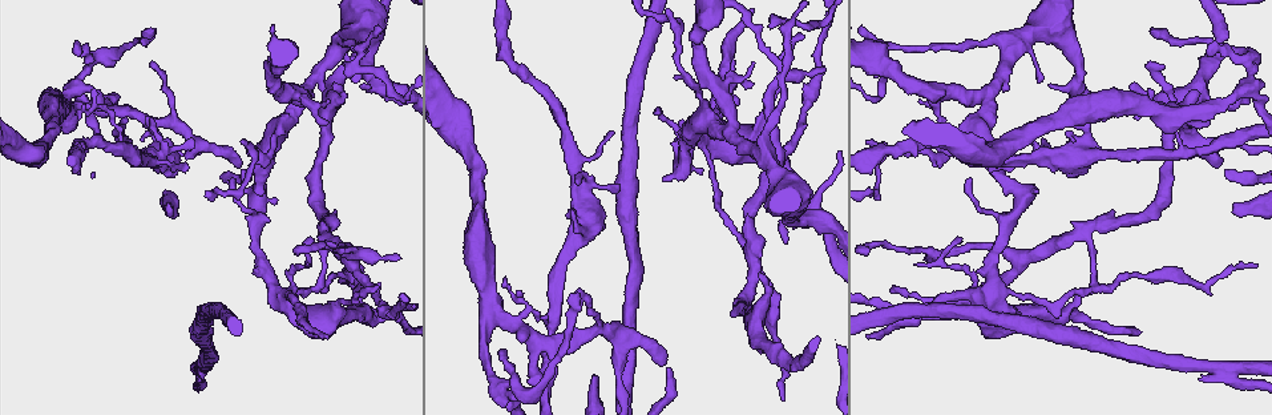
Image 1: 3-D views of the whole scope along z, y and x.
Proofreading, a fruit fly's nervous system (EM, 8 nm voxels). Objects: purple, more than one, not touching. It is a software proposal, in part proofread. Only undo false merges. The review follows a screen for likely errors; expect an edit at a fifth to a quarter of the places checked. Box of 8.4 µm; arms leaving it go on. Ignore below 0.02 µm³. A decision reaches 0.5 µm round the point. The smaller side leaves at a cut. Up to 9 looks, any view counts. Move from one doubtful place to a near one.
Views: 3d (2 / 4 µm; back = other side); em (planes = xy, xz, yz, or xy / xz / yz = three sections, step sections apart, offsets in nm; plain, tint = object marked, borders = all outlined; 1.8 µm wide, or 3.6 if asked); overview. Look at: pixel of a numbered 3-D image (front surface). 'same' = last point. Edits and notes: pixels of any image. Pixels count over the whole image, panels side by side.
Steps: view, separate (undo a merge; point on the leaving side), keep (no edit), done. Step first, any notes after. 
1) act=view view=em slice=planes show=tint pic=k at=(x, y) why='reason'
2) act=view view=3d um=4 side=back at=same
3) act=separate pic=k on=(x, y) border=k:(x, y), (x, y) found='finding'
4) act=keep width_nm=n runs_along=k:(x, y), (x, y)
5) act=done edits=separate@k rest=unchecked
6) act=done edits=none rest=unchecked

act=view view=3d um=4 side=back pic=1 at=(991, 288) why='calibre changes'

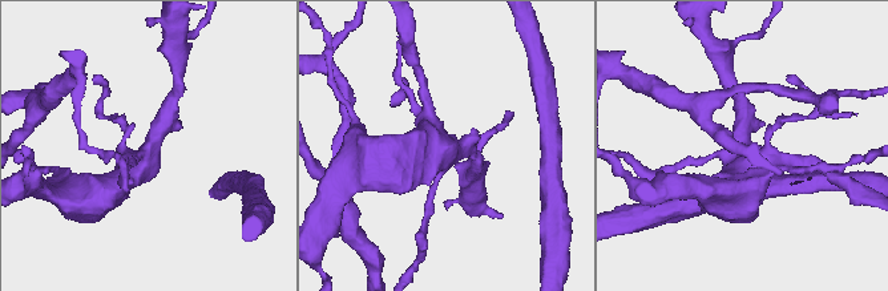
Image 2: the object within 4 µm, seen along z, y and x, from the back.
act=view view=em slice=xz step=16 show=tint pic=2 at=(151, 154)

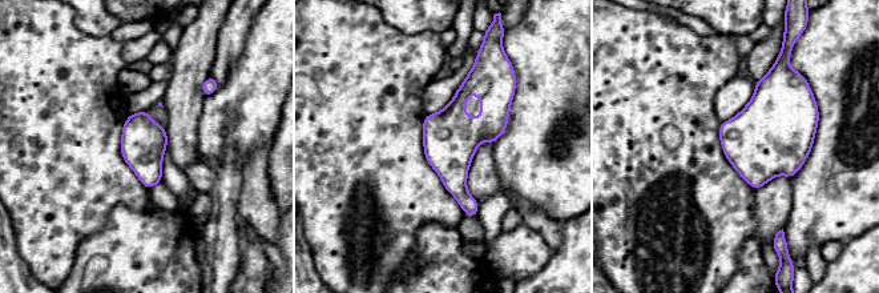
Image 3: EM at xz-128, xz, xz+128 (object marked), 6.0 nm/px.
act=view view=em slice=planes show=tint at=same

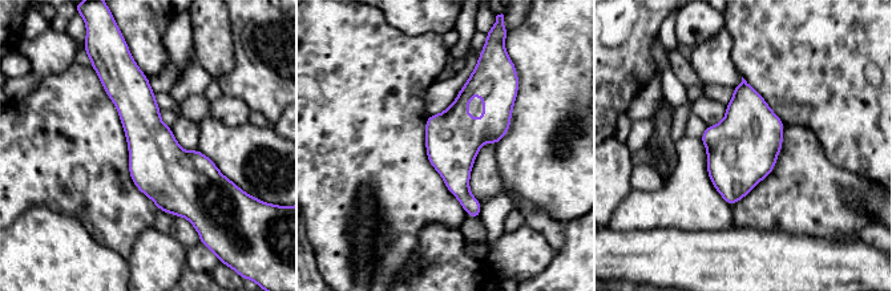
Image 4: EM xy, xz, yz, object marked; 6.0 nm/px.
act=keep found='continuous, no second neuron'

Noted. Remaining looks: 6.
act=view view=em slice=planes show=tint pic=1 at=(743, 238) why='two arms in line, one across'

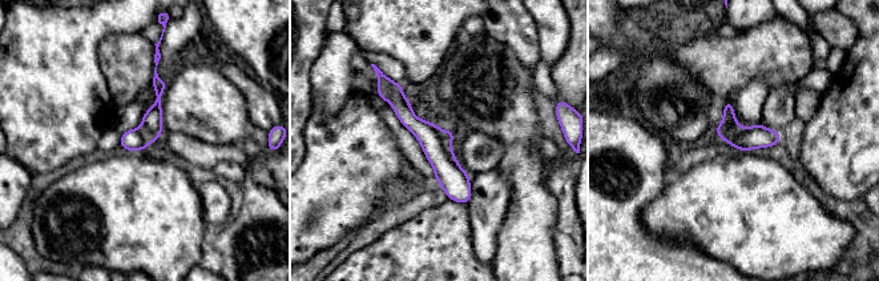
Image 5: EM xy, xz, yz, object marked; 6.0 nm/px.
act=separate pic=5 on=(729, 124) part_leaving=5:(157, 80), (152, 136) found='a second neuron is stuck on'

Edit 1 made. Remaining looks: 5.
act=view view=overview why='redraw'

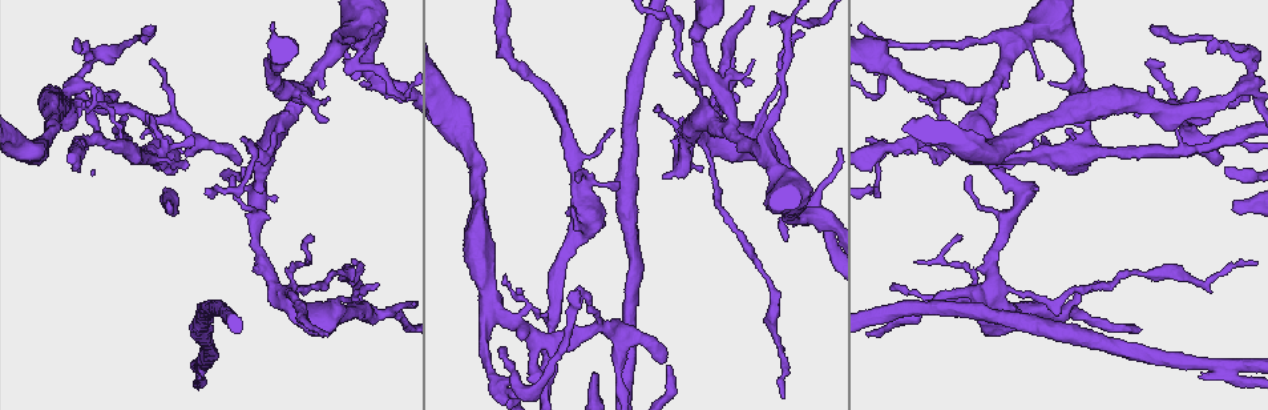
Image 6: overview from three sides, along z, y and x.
act=view view=3d um=4 pic=6 at=(627, 373) why='arms run side by side'

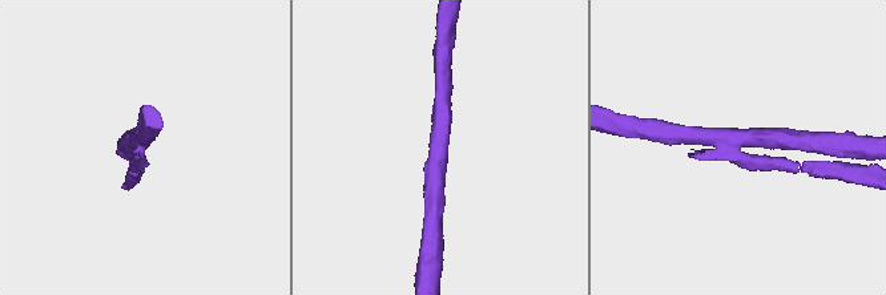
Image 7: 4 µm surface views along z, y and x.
act=view view=em slice=planes show=tint pic=7 at=(437, 149) arms=3 arm_widths_nm=180,240,260 why='shape alone is not enough'

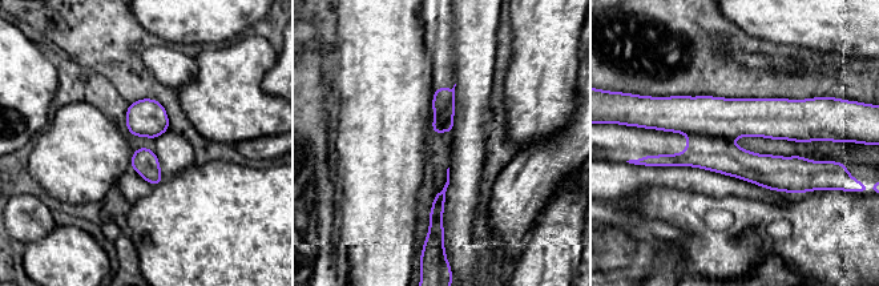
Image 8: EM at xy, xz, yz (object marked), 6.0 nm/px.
act=separate pic=8 on=(716, 154) width_nm=120 part_leaving=8:(662, 157), (815, 164) found='two neurons meet here'

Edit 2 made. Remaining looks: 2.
act=view view=em slice=planes show=tint pic=6 at=(280, 129) why='small branch off a trunk'

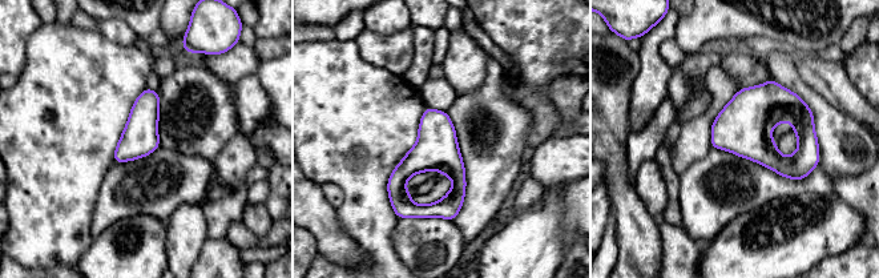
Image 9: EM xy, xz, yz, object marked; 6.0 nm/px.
act=keep found='continuous, no second neuron'

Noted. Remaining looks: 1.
act=done edits=separate@5,separate@8 rest=unchecked

